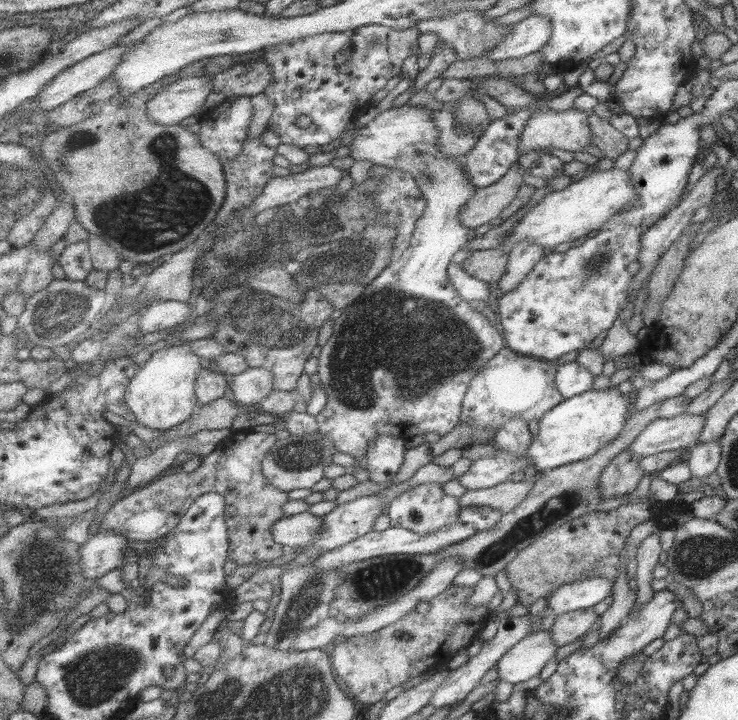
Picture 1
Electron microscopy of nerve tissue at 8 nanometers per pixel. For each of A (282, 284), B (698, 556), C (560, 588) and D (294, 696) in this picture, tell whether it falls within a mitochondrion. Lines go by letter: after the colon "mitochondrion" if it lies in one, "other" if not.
A: mitochondrion
B: mitochondrion
C: other
D: mitochondrion

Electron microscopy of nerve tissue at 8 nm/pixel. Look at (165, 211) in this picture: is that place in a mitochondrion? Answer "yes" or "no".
yes

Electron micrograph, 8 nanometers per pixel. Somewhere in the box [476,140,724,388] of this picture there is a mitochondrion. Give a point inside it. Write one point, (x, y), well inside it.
(594, 270)

